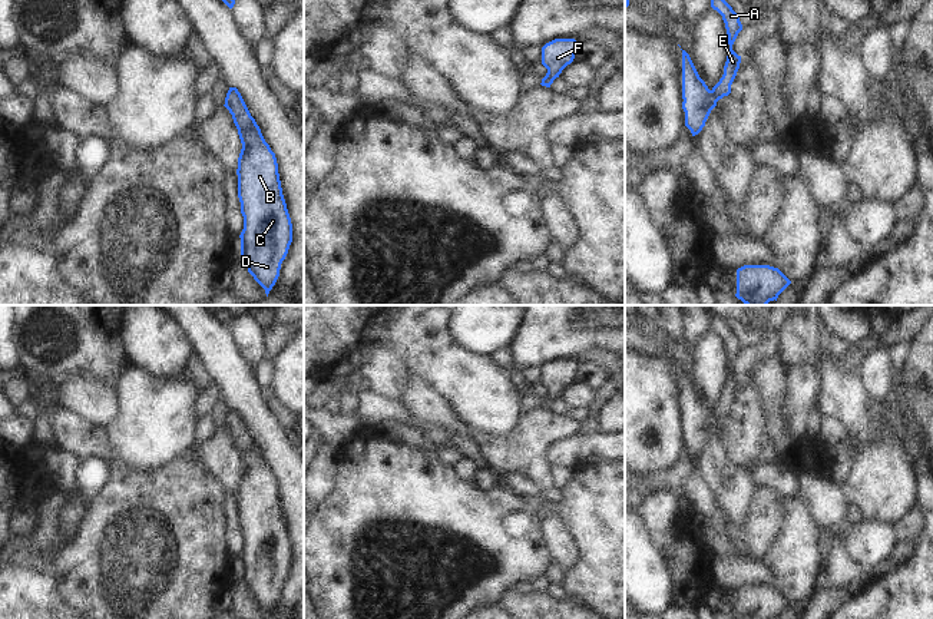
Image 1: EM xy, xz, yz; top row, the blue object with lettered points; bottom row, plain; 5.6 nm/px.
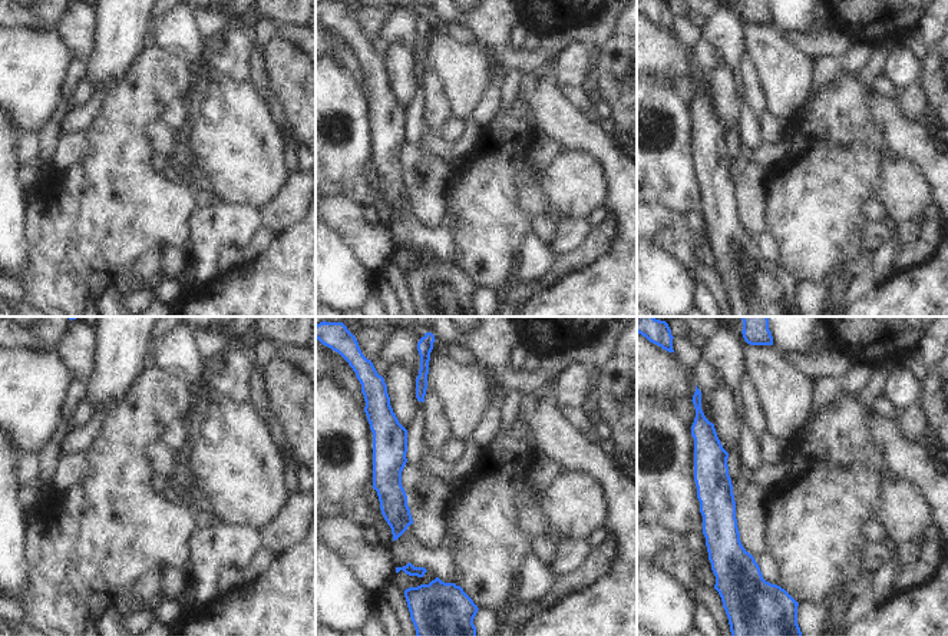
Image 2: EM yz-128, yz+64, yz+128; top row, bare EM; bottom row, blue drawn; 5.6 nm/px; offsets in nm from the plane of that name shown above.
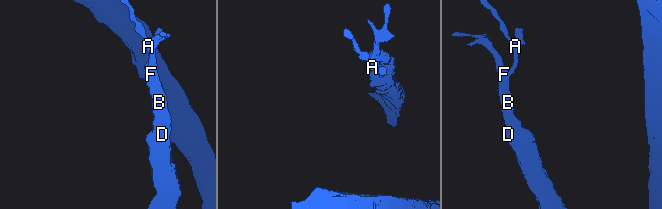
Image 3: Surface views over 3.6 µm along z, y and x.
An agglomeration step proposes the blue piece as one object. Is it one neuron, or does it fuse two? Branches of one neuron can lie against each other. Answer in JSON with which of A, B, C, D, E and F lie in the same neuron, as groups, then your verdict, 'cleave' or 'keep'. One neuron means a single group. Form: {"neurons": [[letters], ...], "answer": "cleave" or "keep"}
{"neurons": [["A", "B", "C", "D", "E", "F"]], "answer": "keep"}

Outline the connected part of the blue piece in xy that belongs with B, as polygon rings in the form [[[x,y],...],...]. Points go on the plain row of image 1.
[[[229,408],[224,427],[232,436],[242,464],[236,490],[238,519],[244,537],[244,550],[239,556],[241,579],[248,587],[248,593],[265,610],[268,618],[279,598],[281,585],[292,563],[292,544],[282,516],[275,474],[265,463],[259,447],[251,437],[236,408]]]

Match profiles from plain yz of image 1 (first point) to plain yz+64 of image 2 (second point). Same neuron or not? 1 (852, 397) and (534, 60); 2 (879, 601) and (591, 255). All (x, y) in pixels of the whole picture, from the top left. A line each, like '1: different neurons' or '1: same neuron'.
1: different neurons
2: different neurons

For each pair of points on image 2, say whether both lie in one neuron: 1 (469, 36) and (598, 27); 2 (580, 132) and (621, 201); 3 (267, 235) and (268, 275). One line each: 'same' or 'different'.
1: different
2: same
3: different

